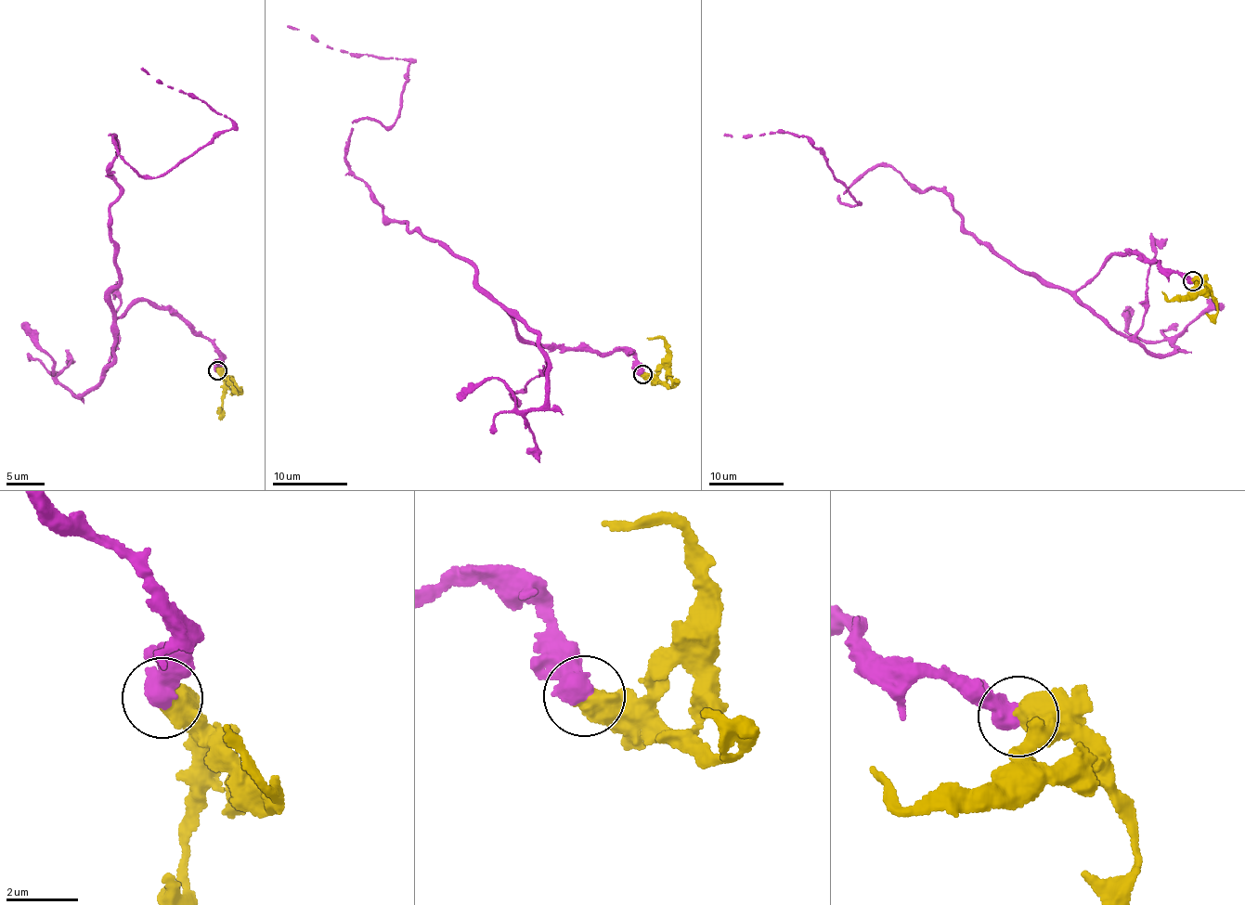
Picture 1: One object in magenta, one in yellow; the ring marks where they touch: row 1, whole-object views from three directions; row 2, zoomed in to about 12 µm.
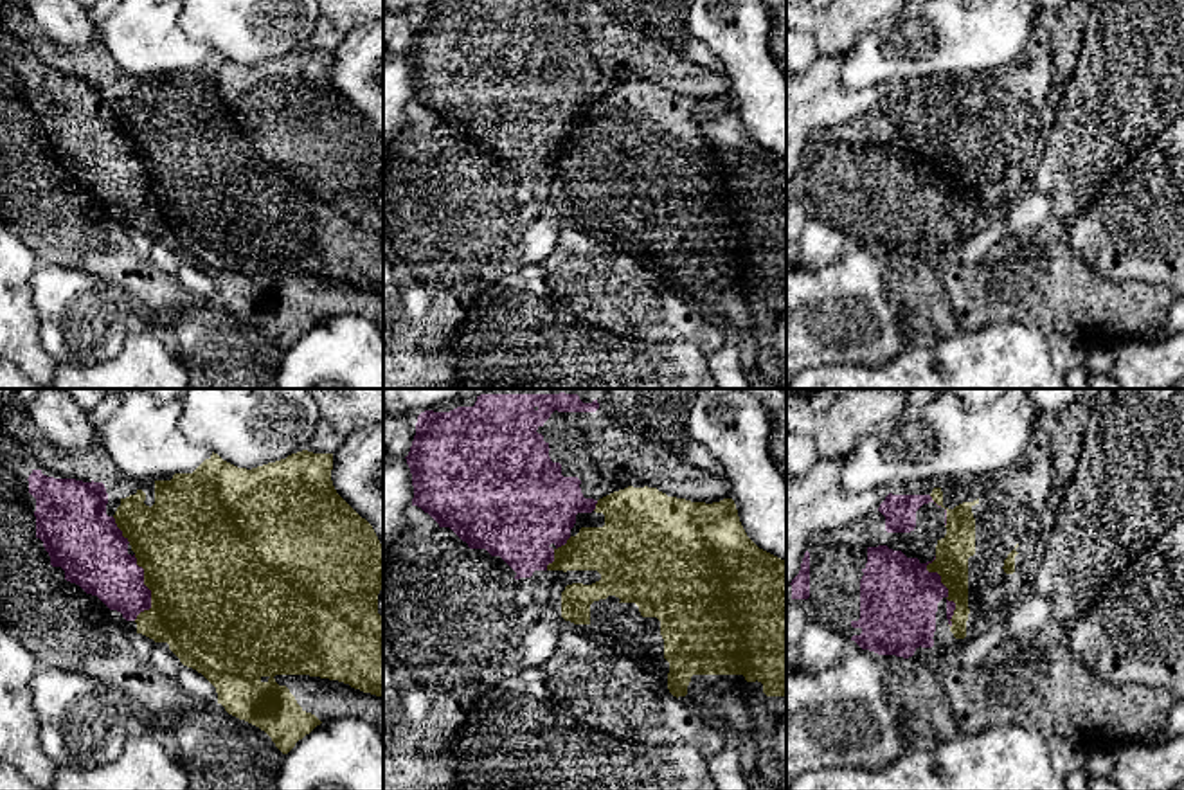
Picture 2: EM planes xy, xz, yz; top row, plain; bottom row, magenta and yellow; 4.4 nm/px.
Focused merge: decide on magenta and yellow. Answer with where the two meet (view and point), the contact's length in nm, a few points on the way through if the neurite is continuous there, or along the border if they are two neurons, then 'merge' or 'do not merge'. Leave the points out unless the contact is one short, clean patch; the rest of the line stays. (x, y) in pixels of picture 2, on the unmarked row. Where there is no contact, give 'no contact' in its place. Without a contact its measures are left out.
meets magenta in yz at (947, 188); contact 320 nm long; merge

